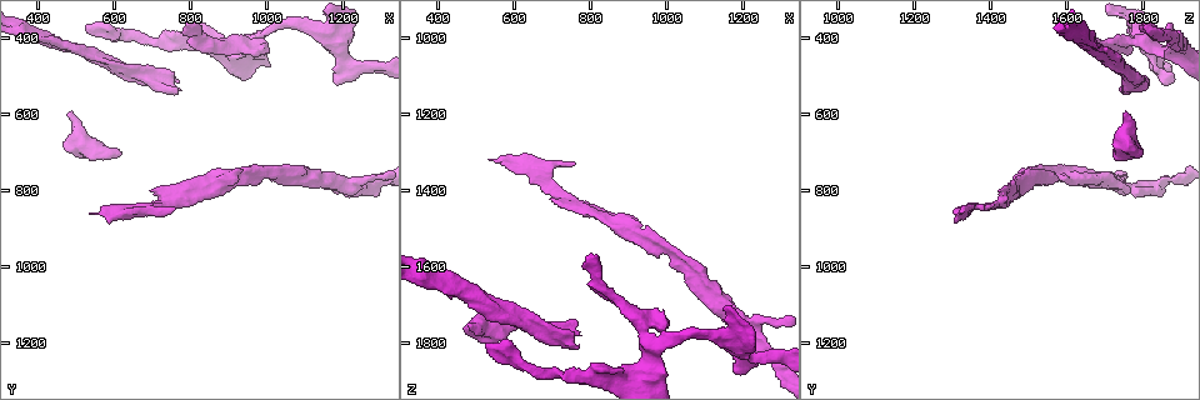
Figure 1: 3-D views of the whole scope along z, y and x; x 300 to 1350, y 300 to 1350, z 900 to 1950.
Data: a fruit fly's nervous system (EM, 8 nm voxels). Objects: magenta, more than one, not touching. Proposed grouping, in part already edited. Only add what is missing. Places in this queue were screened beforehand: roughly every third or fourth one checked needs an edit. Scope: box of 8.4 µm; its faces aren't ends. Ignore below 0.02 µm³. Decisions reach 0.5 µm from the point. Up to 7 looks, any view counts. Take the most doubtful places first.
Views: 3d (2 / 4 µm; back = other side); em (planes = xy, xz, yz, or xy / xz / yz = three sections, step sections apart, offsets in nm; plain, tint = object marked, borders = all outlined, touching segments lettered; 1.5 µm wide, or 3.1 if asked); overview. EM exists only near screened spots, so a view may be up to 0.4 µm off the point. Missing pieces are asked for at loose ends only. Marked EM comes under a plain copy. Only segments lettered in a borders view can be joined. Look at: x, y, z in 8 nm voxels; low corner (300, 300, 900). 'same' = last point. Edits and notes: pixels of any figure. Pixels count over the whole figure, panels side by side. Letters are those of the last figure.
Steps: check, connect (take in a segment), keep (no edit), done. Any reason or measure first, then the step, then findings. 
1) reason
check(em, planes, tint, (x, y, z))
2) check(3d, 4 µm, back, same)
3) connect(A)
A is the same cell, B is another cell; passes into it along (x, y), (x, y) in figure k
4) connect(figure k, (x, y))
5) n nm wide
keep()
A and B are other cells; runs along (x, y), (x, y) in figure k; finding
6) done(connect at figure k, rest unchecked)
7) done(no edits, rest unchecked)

free end
check(em, xy, step 8, borders, (770, 510, 1810))

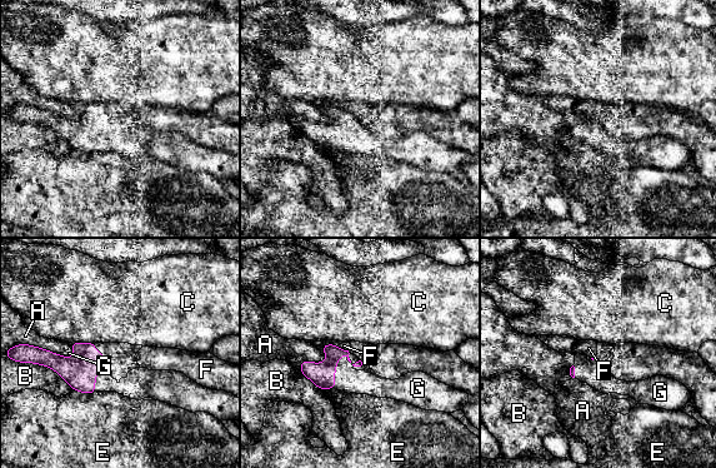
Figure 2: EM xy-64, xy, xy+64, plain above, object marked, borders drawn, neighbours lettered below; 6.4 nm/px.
cut it another way
check(em, planes, borders, same)

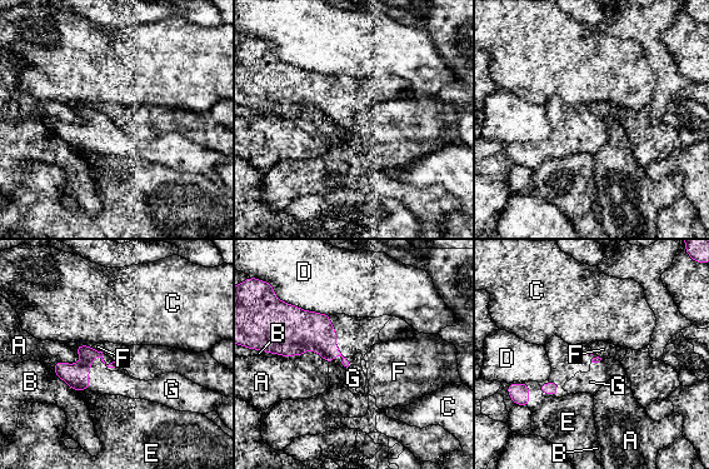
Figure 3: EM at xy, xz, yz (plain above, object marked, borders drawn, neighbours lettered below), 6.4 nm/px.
connect(G)
G is the same cell, A, B, C, D, E and F are other cells; the cell continues

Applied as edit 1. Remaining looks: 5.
check(overview)

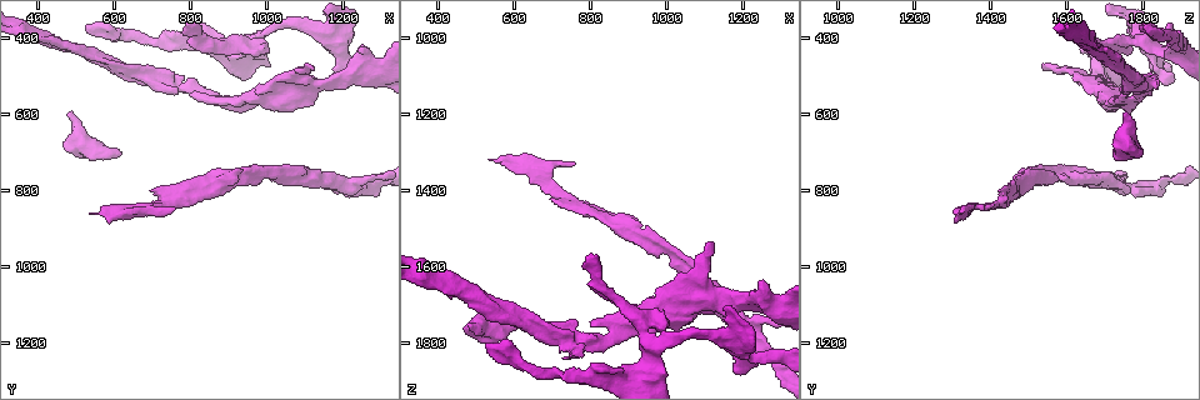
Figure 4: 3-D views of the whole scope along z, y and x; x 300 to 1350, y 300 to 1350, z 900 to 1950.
free end
check(em, planes, tint, (475, 600, 1755))

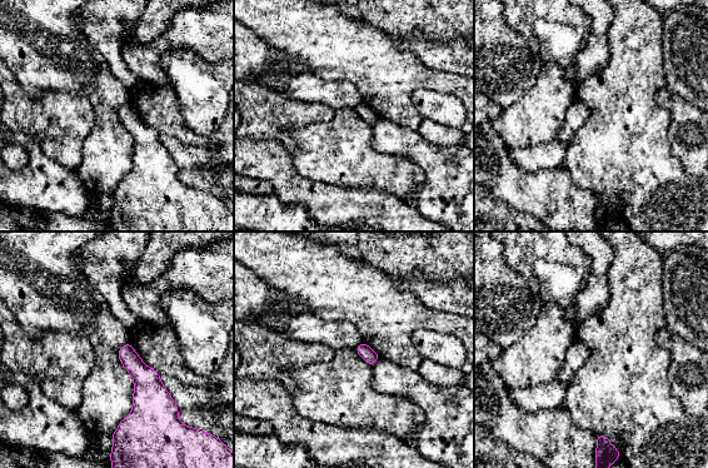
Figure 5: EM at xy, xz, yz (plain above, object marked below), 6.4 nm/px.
what lies round it
check(em, planes, borders, same)

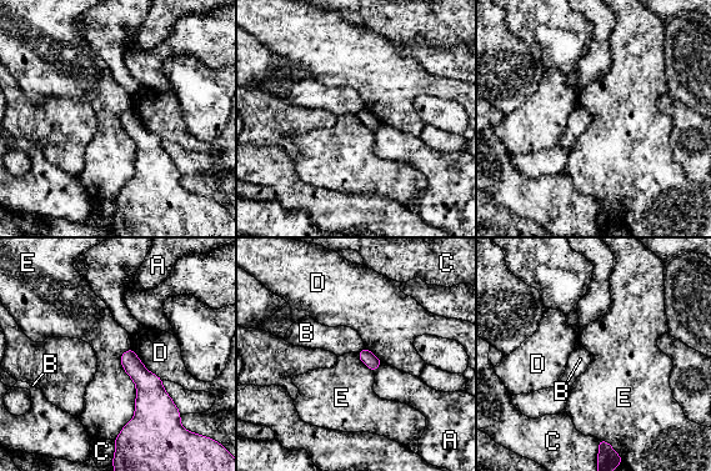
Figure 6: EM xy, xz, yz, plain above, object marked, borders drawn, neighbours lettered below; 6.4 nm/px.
keep()
A, B, C, D and E are other cells; border along (131, 347), (135, 414), (114, 440) in figure 6; no lettered segment goes on from it

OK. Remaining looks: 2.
thin end
check(em, planes, borders, (1115, 465, 1535))

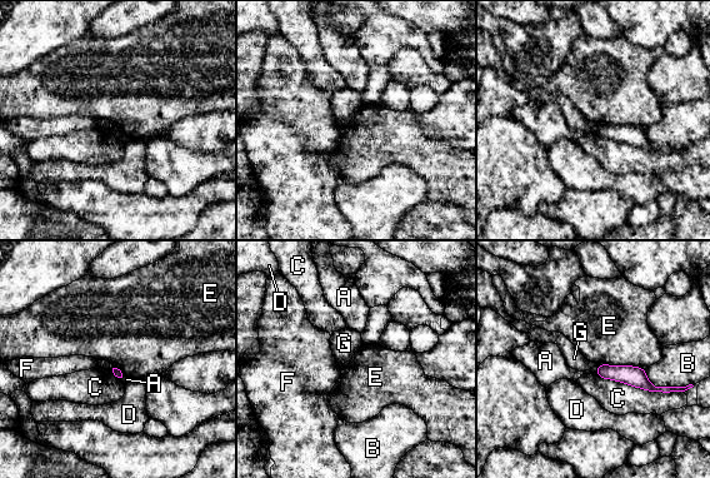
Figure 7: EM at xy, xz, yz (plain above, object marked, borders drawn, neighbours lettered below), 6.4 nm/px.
keep()
A, B, C, D, E, F and G are other cells; runs along (600, 367), (665, 389) in figure 7; none of them fits

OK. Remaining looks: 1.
done(connect at figure 3, rest unchecked)

